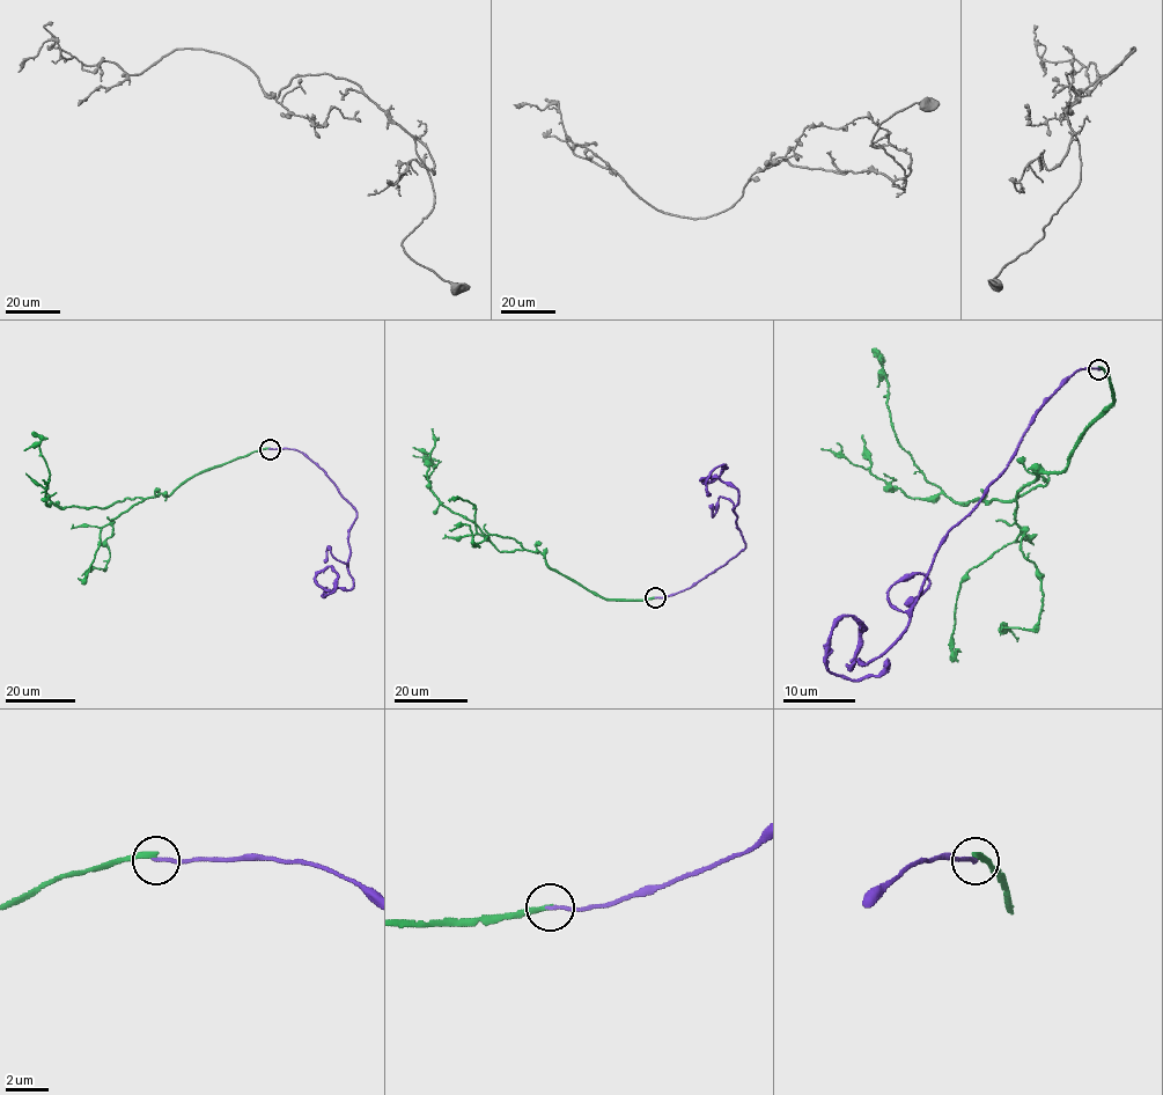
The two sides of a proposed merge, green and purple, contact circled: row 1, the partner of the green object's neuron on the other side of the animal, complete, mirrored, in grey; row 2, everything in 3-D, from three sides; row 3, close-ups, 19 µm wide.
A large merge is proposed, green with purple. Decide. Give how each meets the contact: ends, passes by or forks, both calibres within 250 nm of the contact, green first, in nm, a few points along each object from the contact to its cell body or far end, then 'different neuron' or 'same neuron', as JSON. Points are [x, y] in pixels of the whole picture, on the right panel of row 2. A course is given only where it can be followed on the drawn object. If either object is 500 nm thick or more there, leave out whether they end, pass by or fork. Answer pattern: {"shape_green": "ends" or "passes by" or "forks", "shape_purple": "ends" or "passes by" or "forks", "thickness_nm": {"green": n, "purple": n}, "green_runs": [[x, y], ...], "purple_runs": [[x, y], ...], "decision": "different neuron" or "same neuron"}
{"shape_green": "ends", "shape_purple": "ends", "thickness_nm": {"green": 240, "purple": 170}, "green_runs": [[1099, 368], [1114, 401], [1060, 472], [1040, 467], [1046, 483], [1010, 500], [952, 502], [898, 442], [875, 351]], "purple_runs": [[1099, 369], [1040, 405], [907, 630], [867, 664], [849, 616], [830, 636], [847, 680], [888, 658]], "decision": "different neuron"}

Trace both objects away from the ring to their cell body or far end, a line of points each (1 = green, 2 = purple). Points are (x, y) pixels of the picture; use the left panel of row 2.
1: (270, 448), (190, 478), (169, 495), (58, 507), (45, 490), (41, 439), (31, 433)
2: (270, 449), (306, 454), (357, 513), (352, 587), (324, 589), (315, 575), (329, 566), (326, 587)

